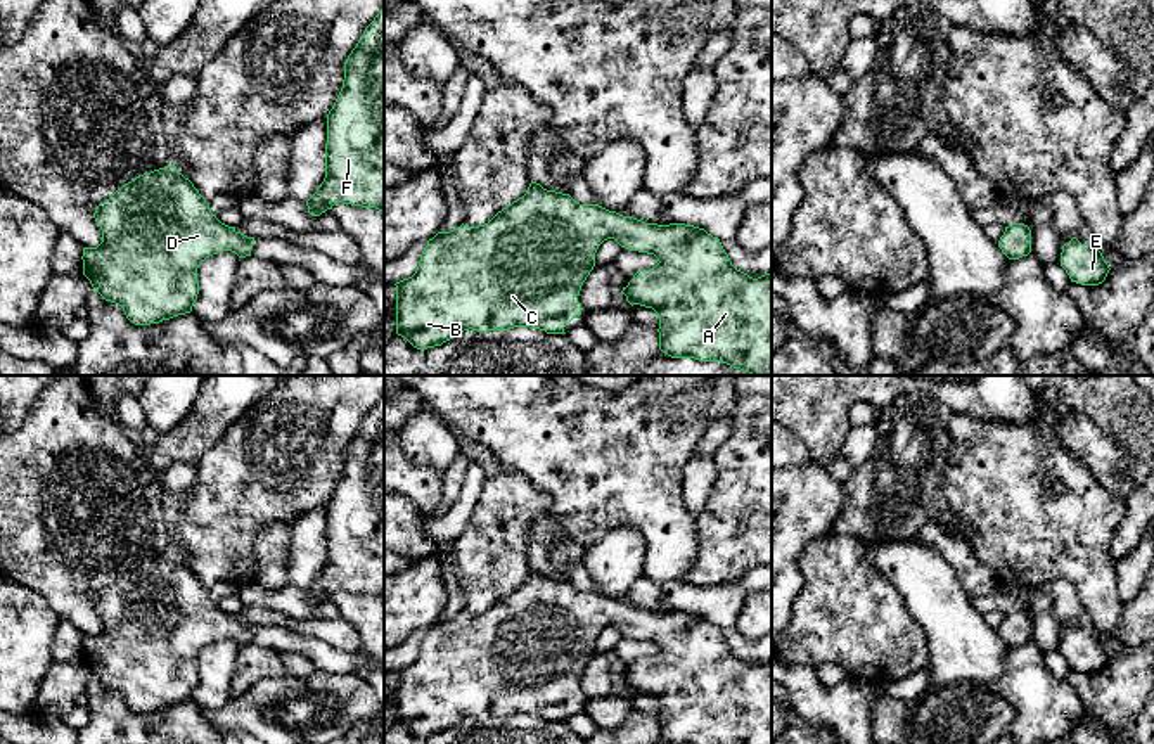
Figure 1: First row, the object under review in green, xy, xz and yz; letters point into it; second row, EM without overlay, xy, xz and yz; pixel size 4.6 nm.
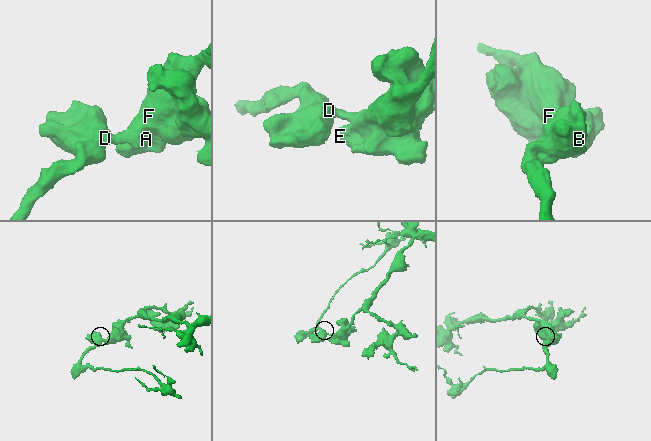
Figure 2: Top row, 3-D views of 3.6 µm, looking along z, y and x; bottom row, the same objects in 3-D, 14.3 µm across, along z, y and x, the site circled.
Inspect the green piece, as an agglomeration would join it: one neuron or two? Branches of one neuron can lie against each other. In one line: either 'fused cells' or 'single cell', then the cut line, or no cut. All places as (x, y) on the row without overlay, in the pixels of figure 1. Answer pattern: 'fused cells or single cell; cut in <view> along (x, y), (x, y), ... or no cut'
single cell; no cut

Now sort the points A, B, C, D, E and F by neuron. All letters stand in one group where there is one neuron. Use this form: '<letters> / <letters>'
A B C D E F

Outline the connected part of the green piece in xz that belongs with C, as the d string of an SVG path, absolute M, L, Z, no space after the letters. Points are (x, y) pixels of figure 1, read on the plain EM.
M529 571L526 581L498 599L488 611L479 614L460 613L450 619L438 619L433 626L427 628L420 642L419 654L415 661L408 666L396 670L396 722L405 725L414 735L427 737L434 734L441 734L443 730L457 725L464 718L509 718L514 715L529 715L540 716L547 722L566 722L564 715L581 702L581 690L576 690L574 685L580 683L581 673L595 654L595 640L599 633L614 626L621 635L630 638L654 642L657 645L657 652L651 657L640 657L633 663L626 675L623 675L621 682L626 683L626 689L633 692L640 692L645 696L652 696L659 704L659 737L668 744L772 744L772 661L765 661L758 666L749 664L747 661L737 657L728 642L725 640L718 625L713 625L704 616L685 613L685 611L645 611L633 604L623 604L616 599L609 599L599 592L580 592L569 581L547 578L540 571Z

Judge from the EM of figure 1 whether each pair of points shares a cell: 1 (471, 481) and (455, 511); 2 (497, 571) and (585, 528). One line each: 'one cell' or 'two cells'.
1: one cell
2: two cells

